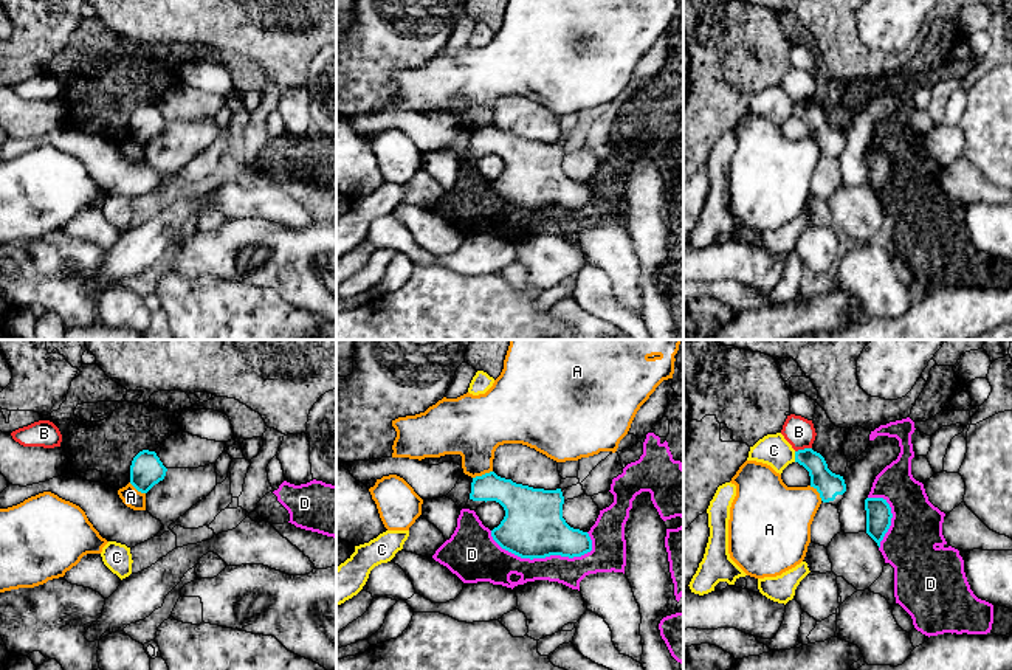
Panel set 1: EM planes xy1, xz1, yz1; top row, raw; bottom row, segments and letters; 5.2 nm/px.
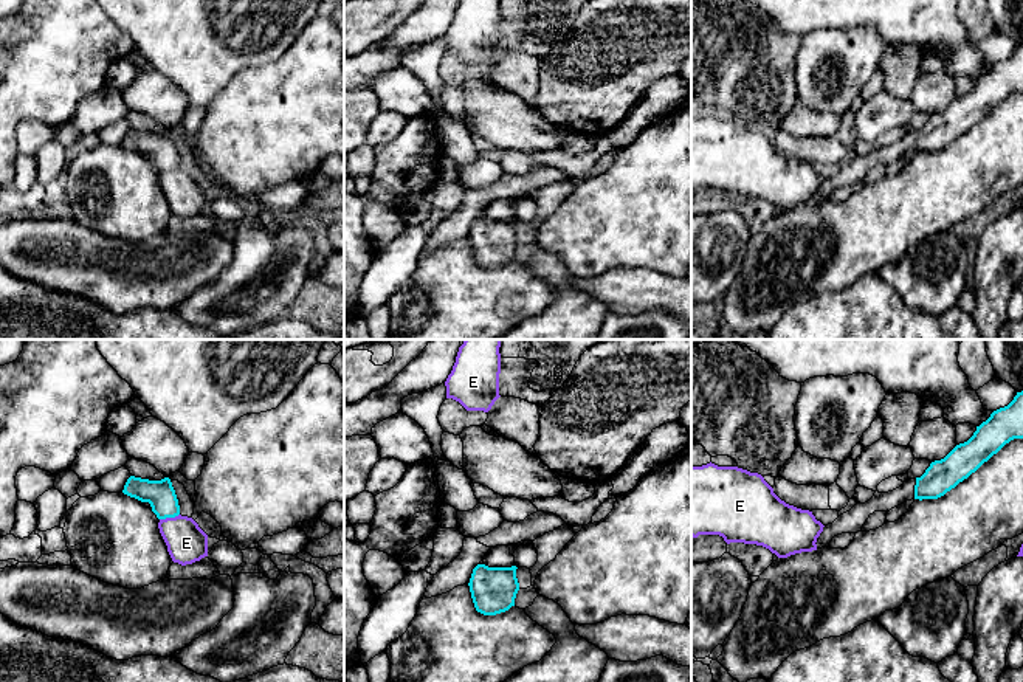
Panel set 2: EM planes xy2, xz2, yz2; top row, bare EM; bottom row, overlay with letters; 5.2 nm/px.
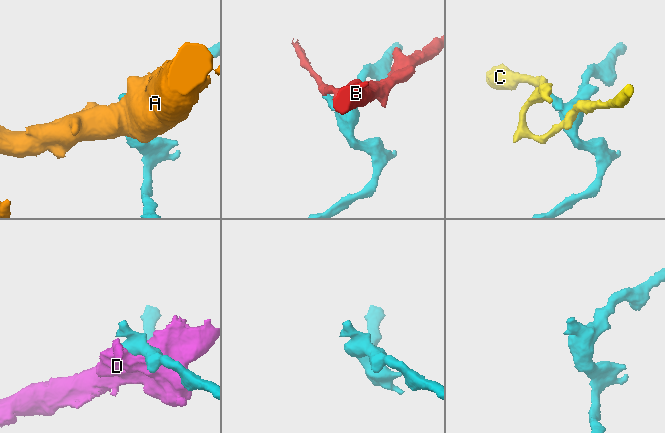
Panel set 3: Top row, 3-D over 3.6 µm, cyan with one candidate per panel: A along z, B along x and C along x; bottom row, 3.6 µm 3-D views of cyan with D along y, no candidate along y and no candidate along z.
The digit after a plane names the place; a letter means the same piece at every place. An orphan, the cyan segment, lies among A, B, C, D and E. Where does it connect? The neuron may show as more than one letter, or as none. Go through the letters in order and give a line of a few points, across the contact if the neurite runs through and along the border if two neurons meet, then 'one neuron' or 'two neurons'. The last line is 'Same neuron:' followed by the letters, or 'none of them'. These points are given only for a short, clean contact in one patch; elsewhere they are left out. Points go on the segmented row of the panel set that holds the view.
A: xz1 (492, 470), (473, 478) | two neurons
B: yz1 (811, 447), (795, 452) | two neurons
C: yz1 (794, 452), (795, 461) | two neurons
D: two neurons
E: xy2 (179, 513), (160, 520) | two neurons
Same neuron: none of them

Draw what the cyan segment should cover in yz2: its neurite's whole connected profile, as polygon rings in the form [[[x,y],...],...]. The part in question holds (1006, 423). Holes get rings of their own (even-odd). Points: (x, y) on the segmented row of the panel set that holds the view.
[[[1023,391],[976,426],[967,442],[956,445],[944,459],[932,462],[921,477],[908,479],[888,493],[876,491],[868,502],[857,502],[832,524],[825,525],[817,538],[817,549],[828,547],[837,535],[862,532],[874,512],[890,512],[911,499],[944,496],[1014,439],[1023,439]]]

